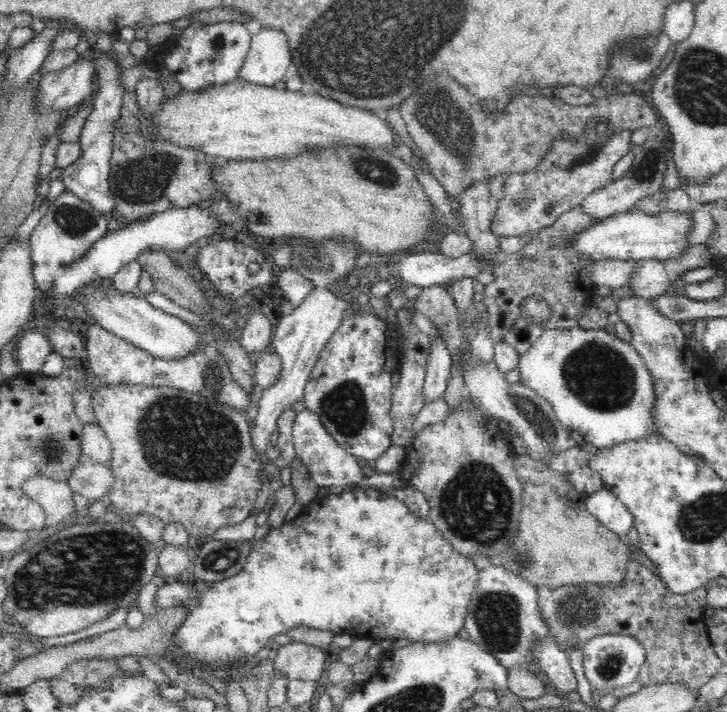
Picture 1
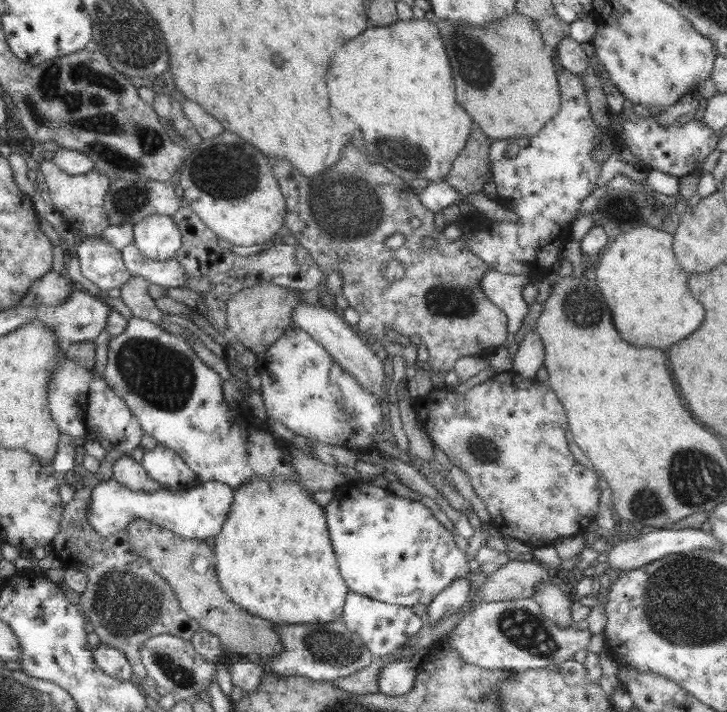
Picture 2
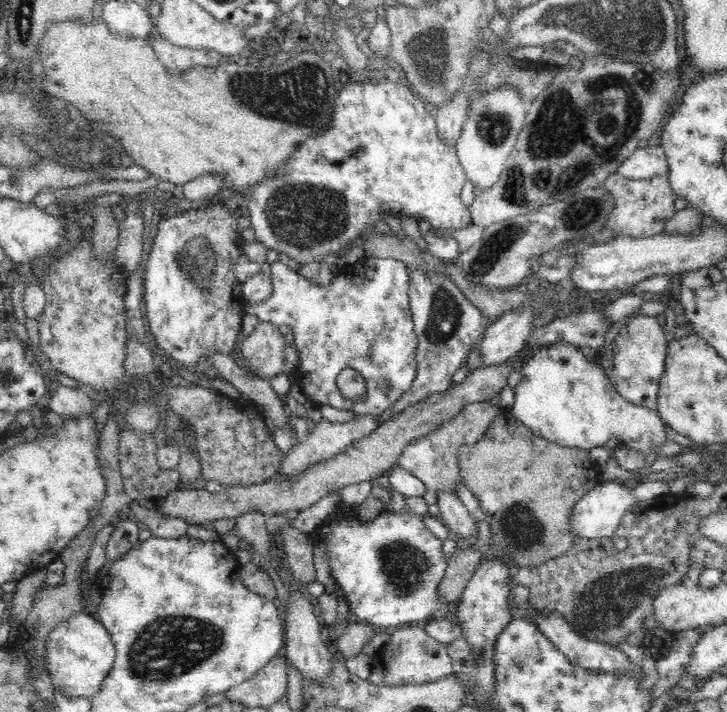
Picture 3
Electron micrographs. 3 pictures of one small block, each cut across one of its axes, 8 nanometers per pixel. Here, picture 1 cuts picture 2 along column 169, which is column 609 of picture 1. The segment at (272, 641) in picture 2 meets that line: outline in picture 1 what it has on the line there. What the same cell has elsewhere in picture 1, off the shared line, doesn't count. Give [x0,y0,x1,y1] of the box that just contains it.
[496,455,632,588]

